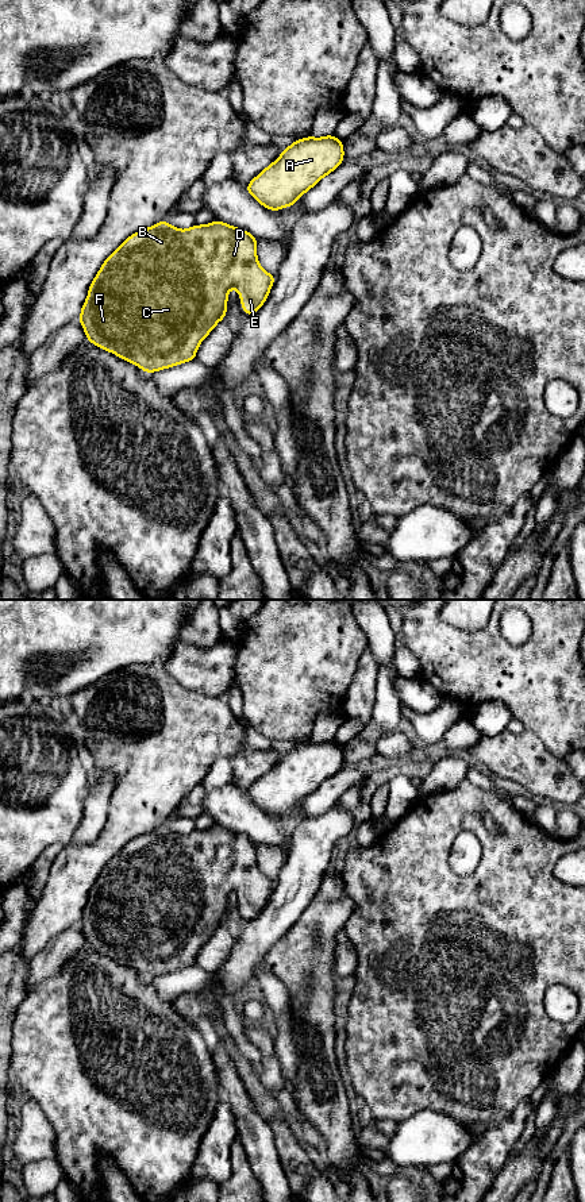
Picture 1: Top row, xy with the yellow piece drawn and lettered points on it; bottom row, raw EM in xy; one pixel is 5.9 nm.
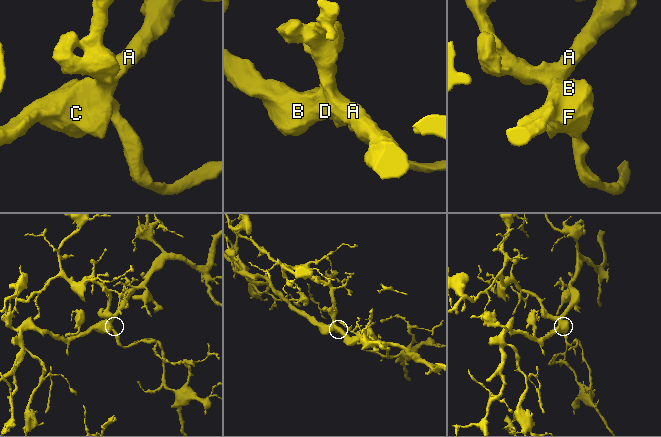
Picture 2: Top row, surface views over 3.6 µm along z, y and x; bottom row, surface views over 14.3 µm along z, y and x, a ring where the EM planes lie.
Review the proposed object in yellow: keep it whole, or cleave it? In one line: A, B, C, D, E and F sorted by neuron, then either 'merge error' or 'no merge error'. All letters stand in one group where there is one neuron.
groups A B C D E F; no merge error

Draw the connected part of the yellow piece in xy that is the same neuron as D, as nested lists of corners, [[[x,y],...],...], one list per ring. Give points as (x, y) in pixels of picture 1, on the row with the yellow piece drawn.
[[[162,220],[132,234],[105,259],[89,285],[78,319],[86,340],[146,373],[196,359],[200,343],[226,317],[231,288],[239,293],[246,316],[266,301],[276,277],[261,267],[257,240],[219,220],[188,230]]]

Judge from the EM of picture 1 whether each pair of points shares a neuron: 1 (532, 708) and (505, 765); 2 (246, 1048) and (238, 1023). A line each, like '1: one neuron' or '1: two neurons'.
1: two neurons
2: one neuron

